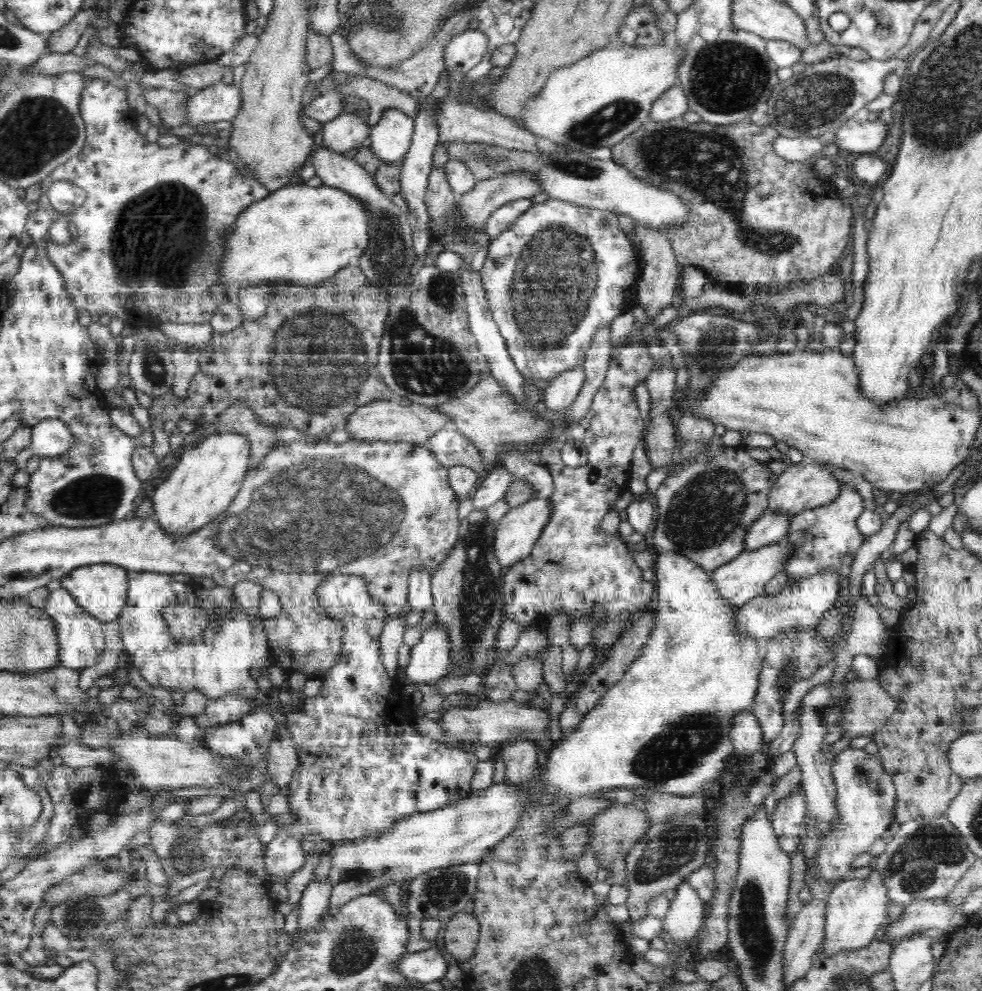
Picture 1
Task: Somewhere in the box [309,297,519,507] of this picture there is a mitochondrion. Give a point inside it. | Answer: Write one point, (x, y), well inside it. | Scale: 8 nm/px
(423, 364)

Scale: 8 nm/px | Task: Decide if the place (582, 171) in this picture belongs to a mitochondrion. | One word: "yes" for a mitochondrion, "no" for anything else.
yes

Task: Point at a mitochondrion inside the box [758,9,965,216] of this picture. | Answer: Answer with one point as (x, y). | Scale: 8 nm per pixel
(819, 99)

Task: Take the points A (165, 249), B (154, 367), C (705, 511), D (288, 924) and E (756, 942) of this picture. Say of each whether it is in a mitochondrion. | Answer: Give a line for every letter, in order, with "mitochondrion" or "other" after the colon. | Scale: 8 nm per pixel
A: mitochondrion
B: mitochondrion
C: mitochondrion
D: other
E: mitochondrion

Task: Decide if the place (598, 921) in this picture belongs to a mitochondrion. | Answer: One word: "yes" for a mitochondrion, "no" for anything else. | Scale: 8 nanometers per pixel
no

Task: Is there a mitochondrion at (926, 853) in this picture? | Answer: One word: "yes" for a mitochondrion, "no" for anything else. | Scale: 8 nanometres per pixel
yes

